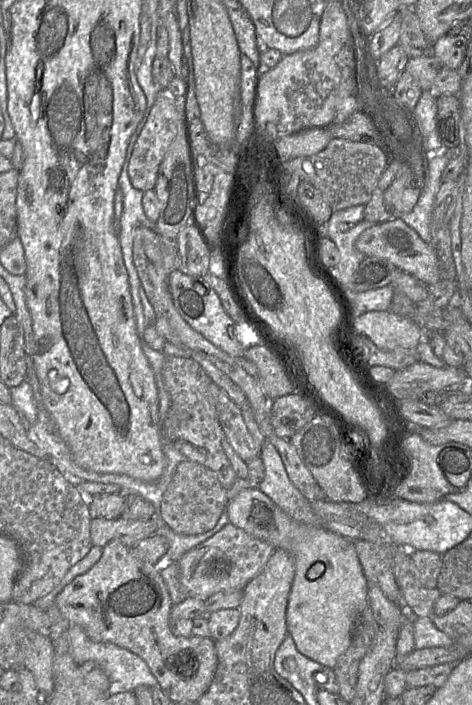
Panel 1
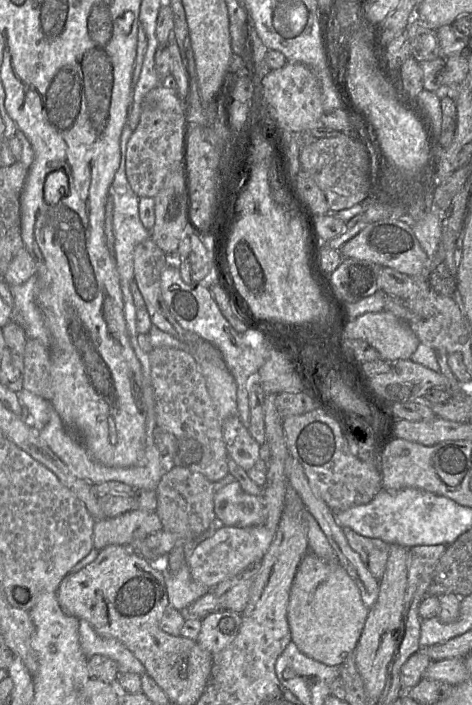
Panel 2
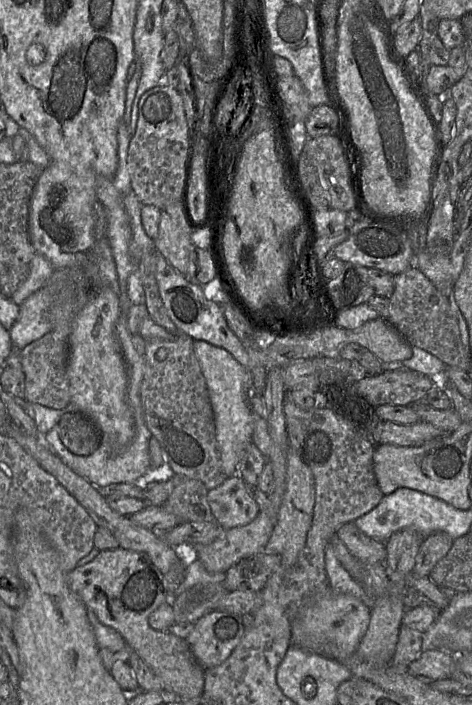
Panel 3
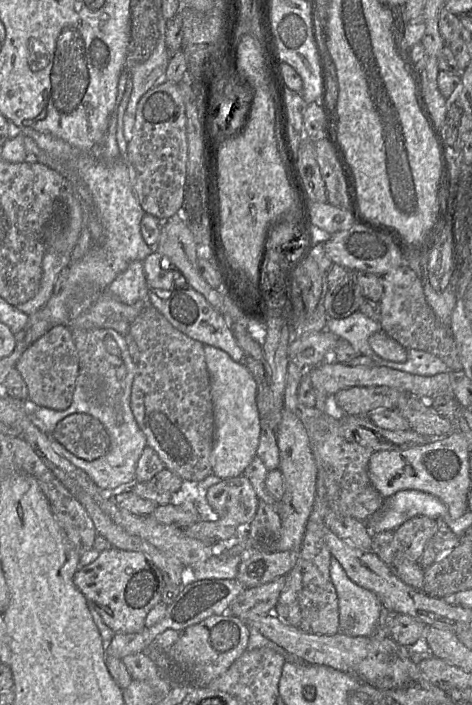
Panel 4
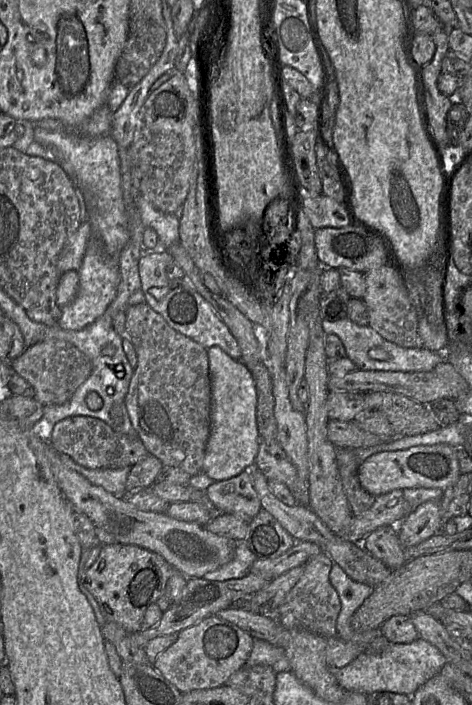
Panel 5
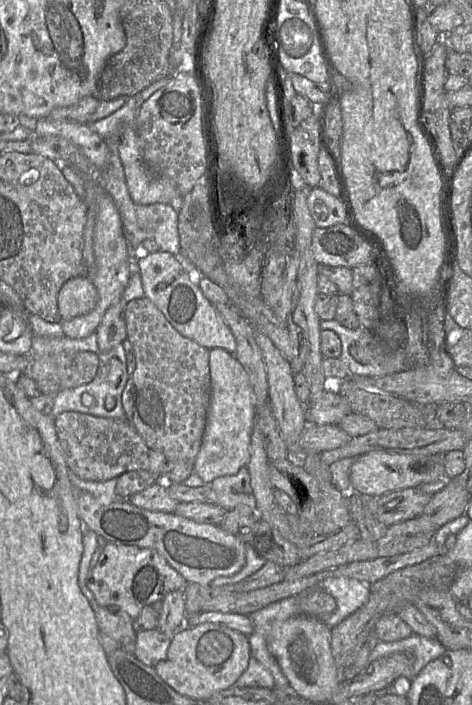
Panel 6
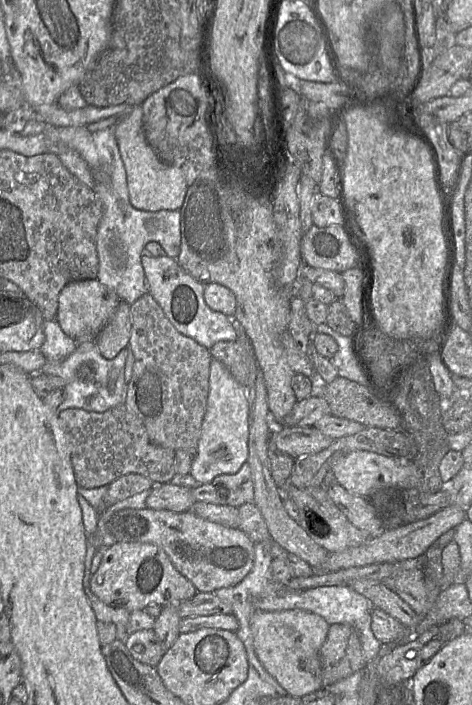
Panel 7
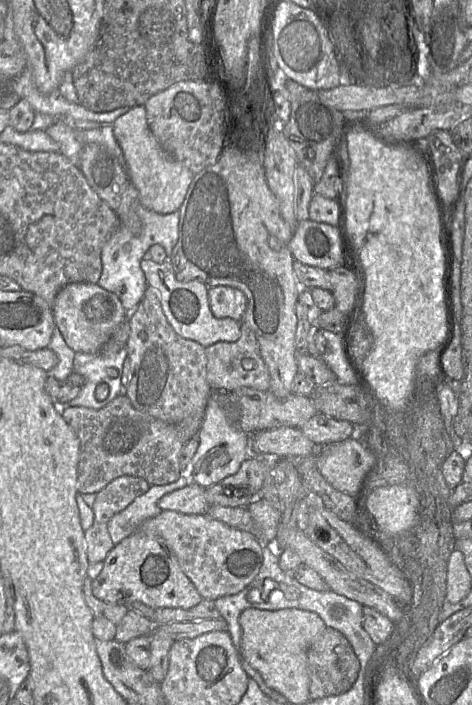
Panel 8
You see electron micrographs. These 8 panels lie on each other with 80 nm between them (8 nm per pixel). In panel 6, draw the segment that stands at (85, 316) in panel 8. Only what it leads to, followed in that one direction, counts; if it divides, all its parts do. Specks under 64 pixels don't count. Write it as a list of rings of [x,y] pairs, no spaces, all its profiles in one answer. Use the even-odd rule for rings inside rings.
[[[78,276],[64,283],[57,300],[61,320],[70,320],[89,313],[97,304],[98,292],[89,277]]]

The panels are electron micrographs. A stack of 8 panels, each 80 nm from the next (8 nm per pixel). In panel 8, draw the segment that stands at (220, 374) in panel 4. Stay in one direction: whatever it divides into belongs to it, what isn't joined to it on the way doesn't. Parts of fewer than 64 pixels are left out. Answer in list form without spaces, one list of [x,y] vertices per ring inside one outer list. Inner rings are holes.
[[[210,396],[198,432],[198,448],[189,465],[190,478],[203,488],[218,484],[227,476],[237,473],[249,456],[250,436],[231,419],[226,407]]]

